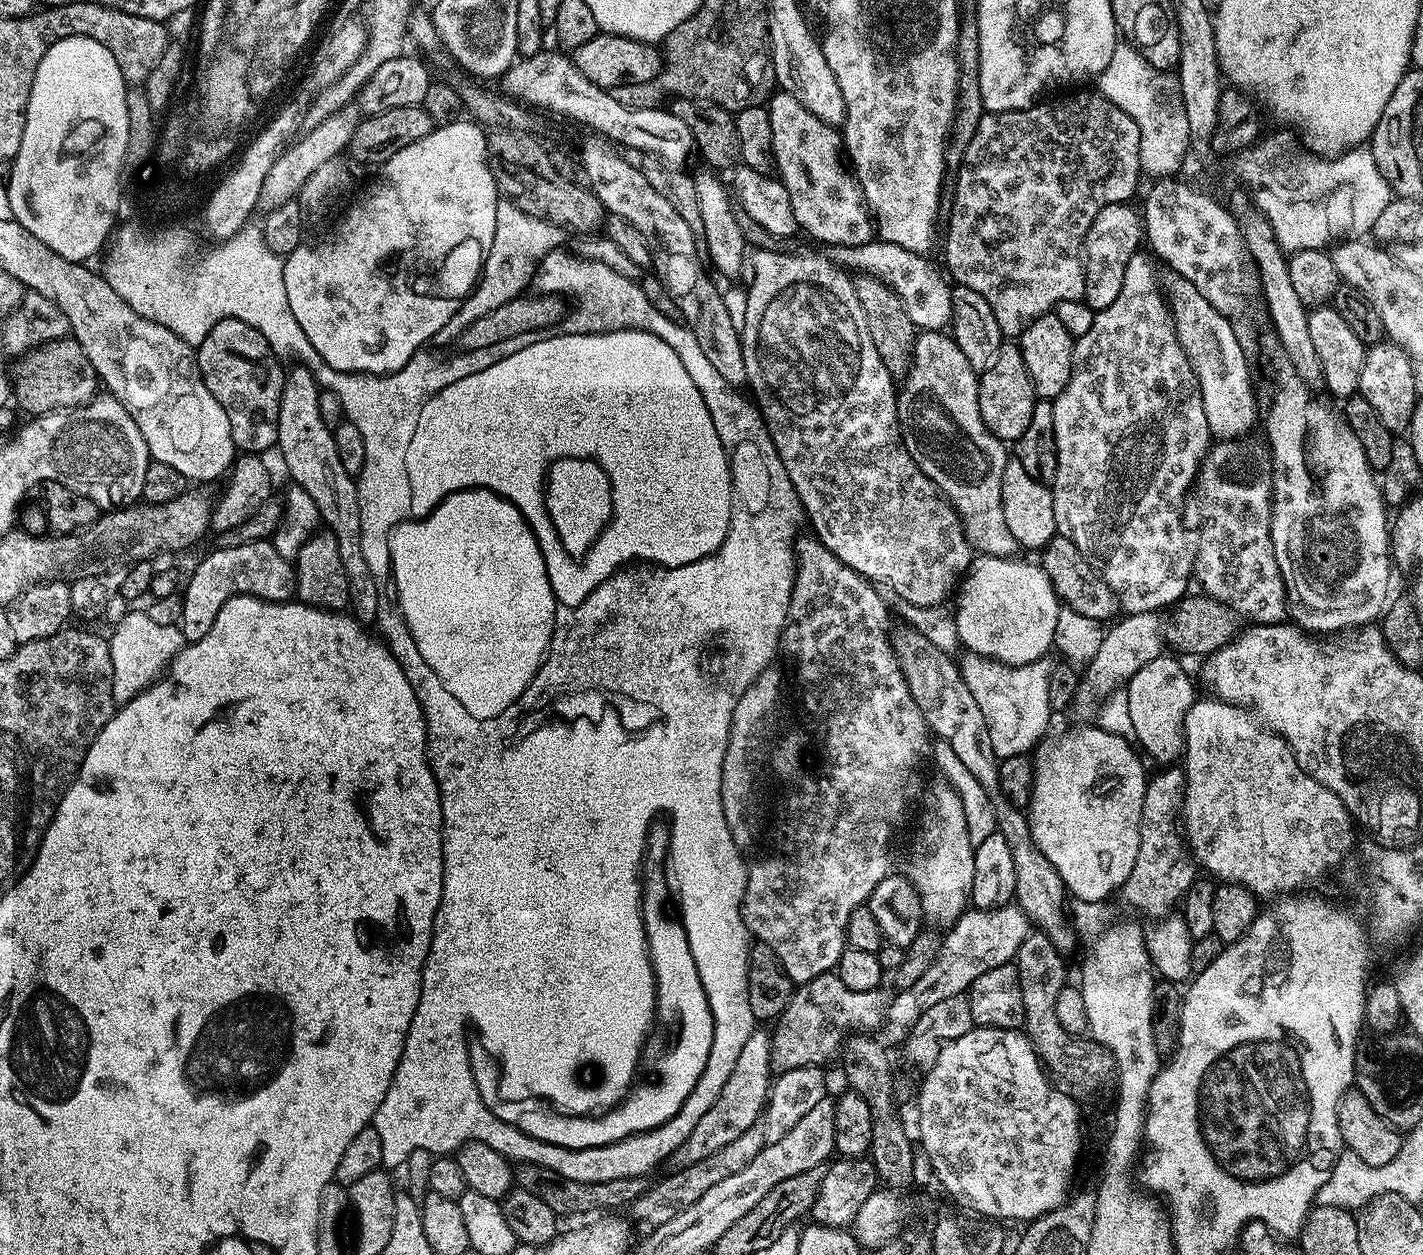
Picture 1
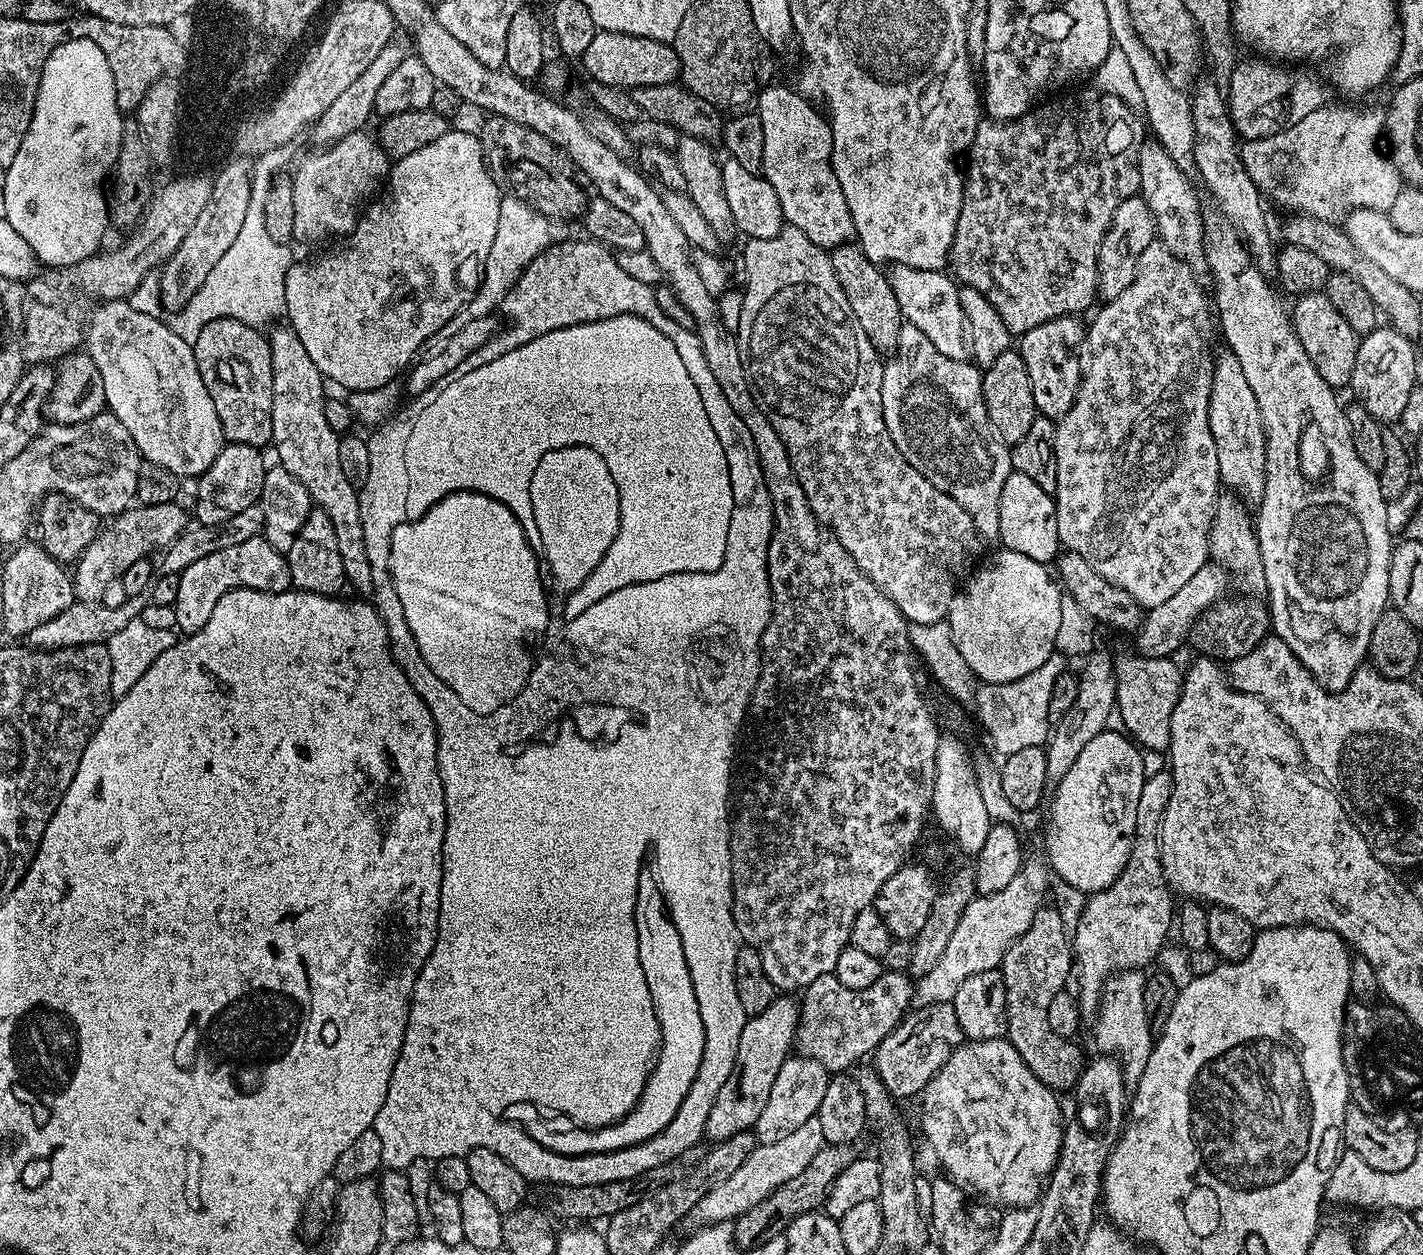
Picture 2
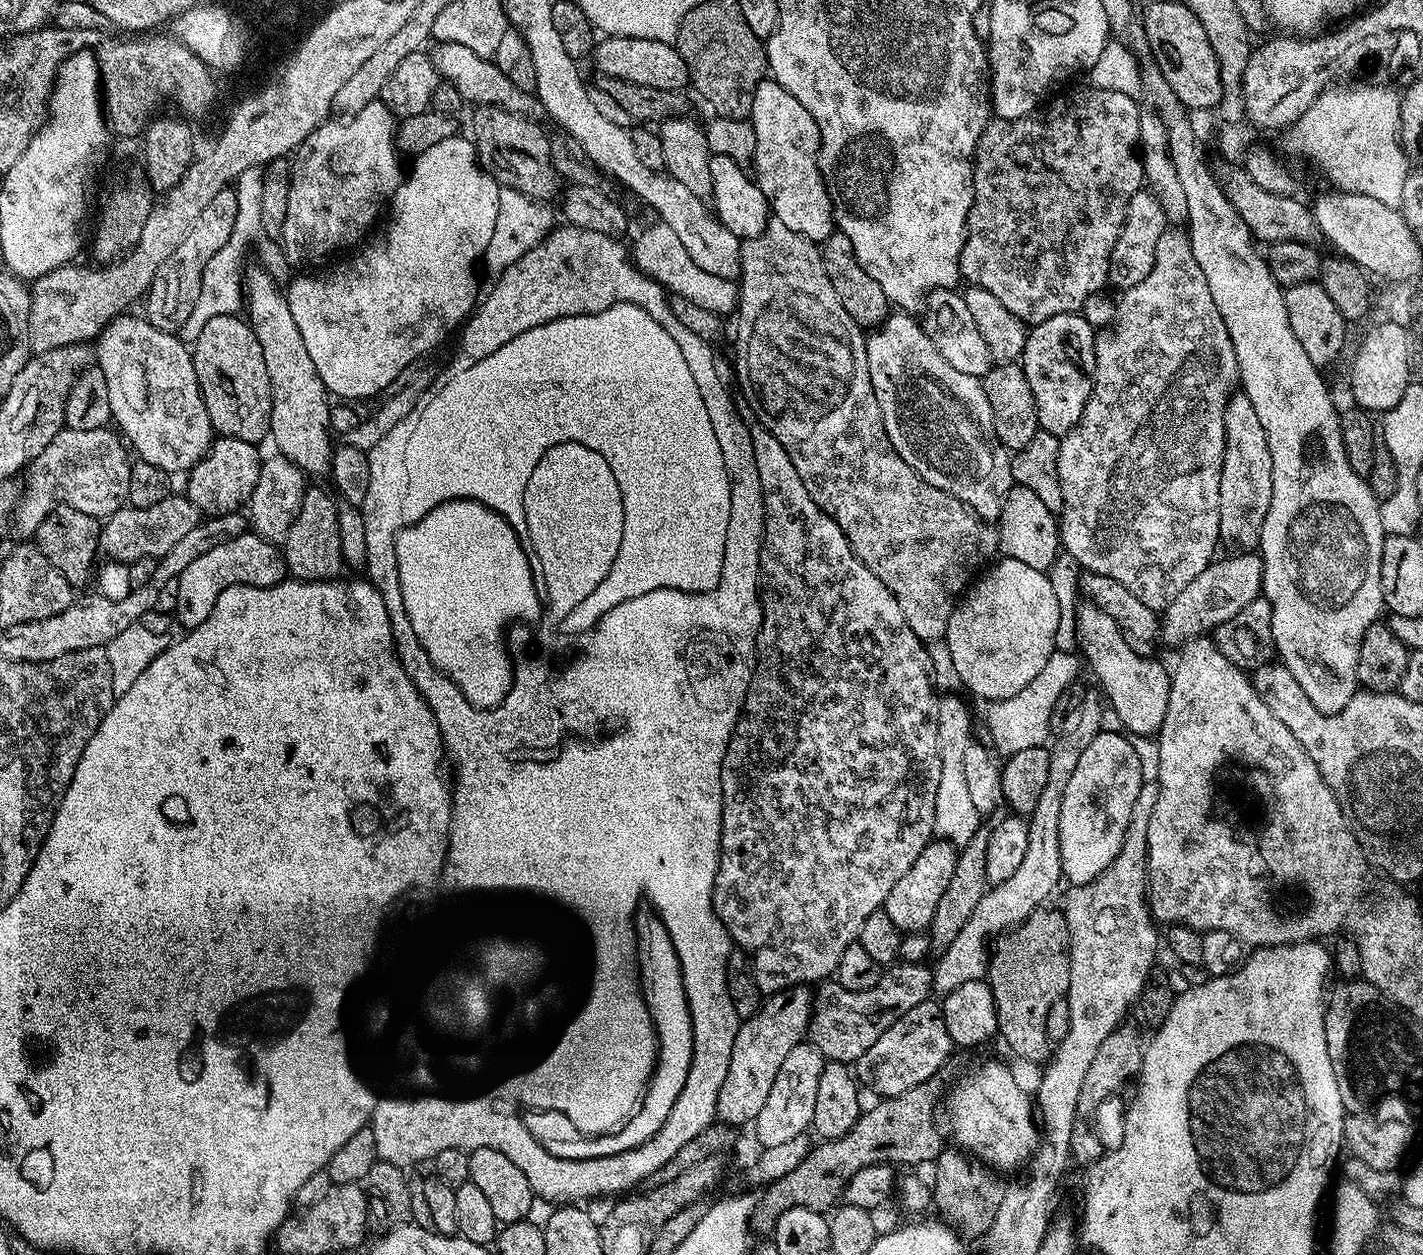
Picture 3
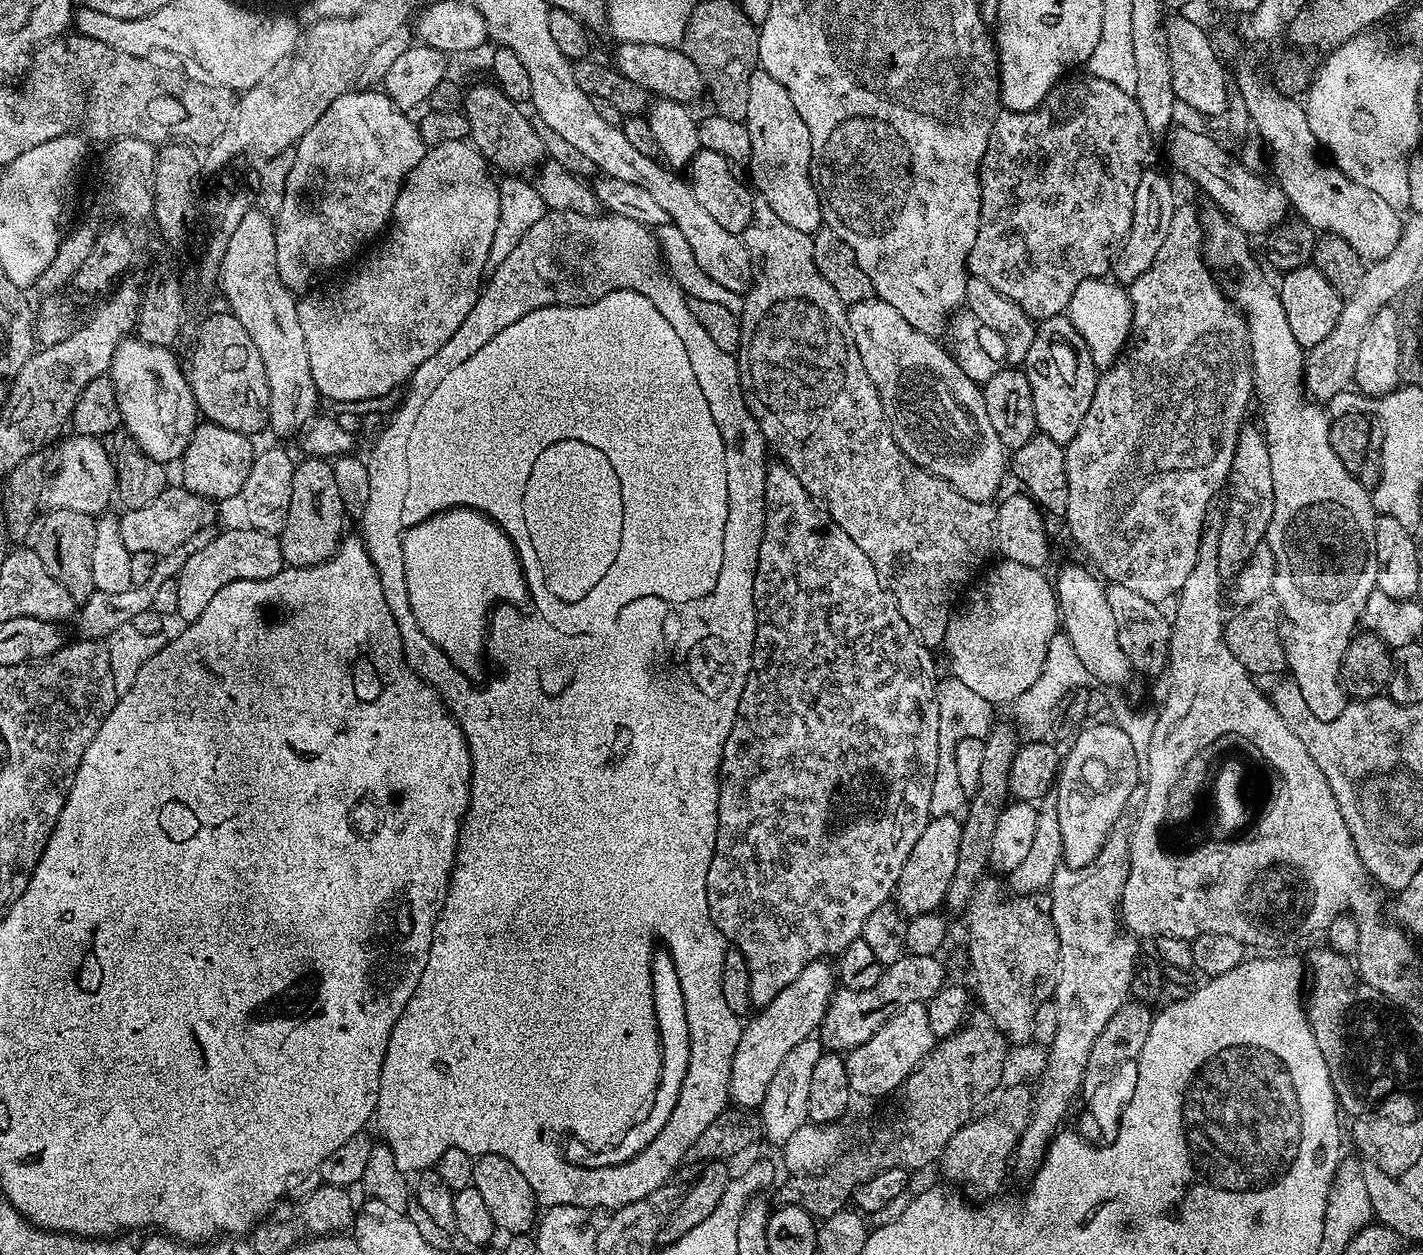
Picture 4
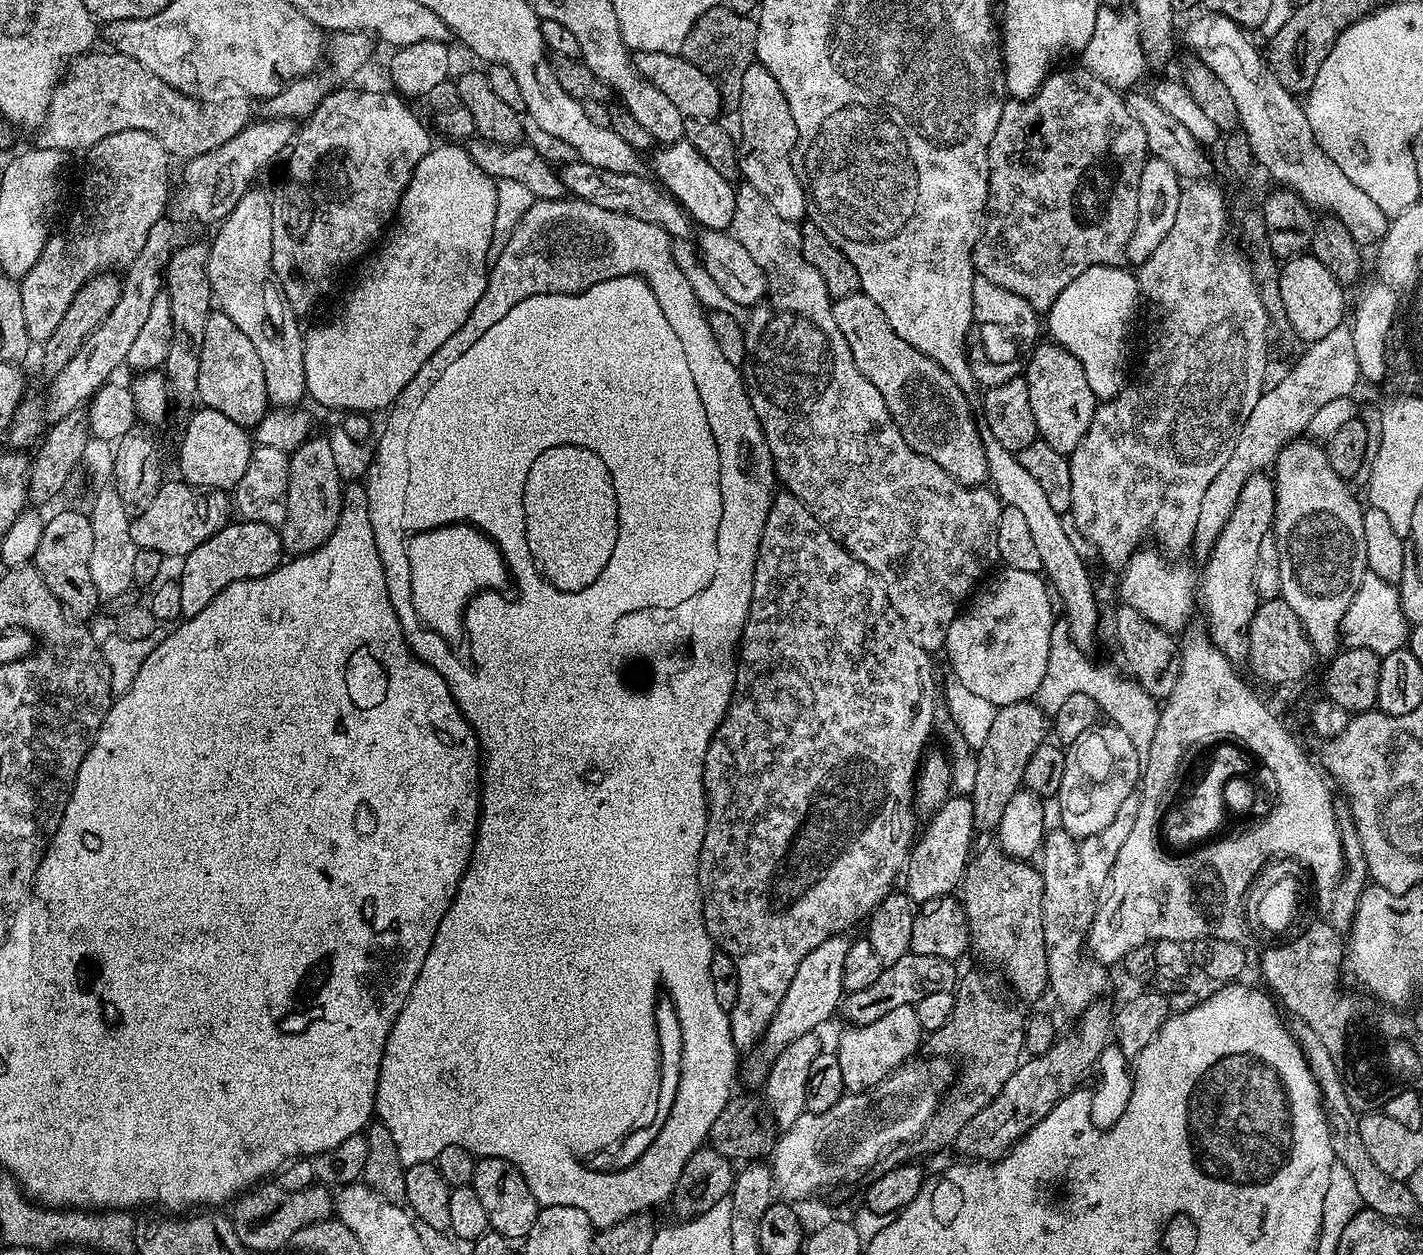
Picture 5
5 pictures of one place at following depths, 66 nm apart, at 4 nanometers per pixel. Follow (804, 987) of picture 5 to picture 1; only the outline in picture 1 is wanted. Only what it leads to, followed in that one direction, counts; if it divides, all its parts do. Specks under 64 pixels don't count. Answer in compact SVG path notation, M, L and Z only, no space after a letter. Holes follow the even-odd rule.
M754 1031L747 1039L726 1086L722 1086L722 1094L718 1094L714 1106L710 1106L709 1112L701 1118L698 1126L694 1126L690 1138L686 1138L686 1142L676 1151L675 1163L678 1162L680 1168L685 1168L694 1162L702 1162L702 1158L710 1158L710 1154L722 1150L722 1146L730 1146L734 1138L746 1134L746 1130L750 1130L750 1126L754 1126L763 1117L773 1079L772 1037L767 1031Z

